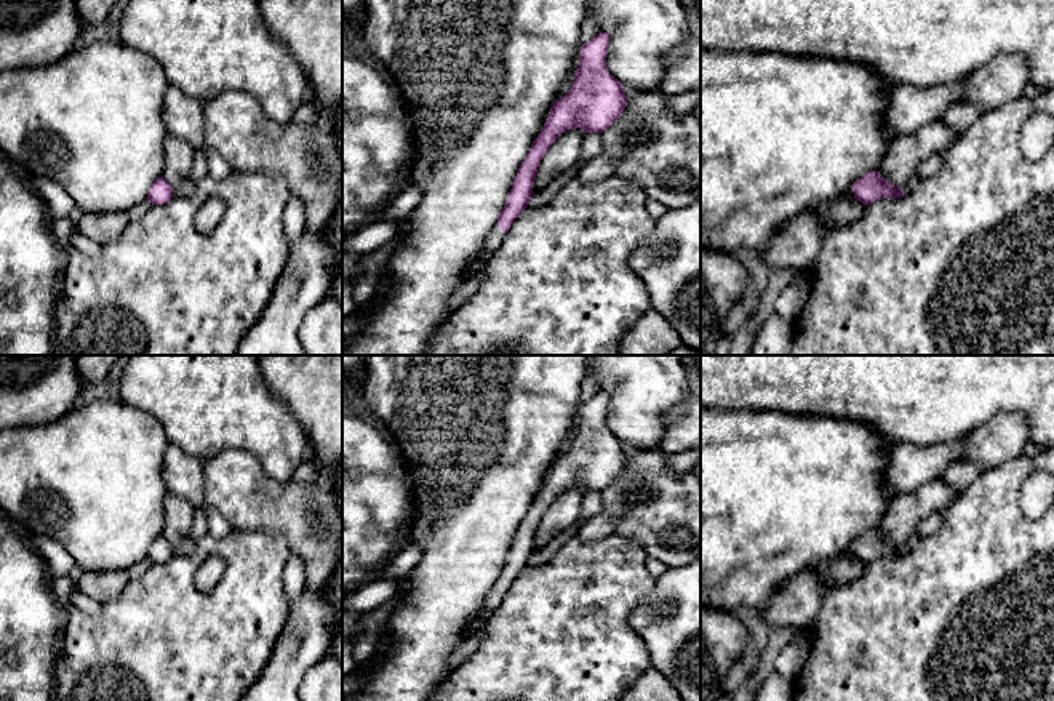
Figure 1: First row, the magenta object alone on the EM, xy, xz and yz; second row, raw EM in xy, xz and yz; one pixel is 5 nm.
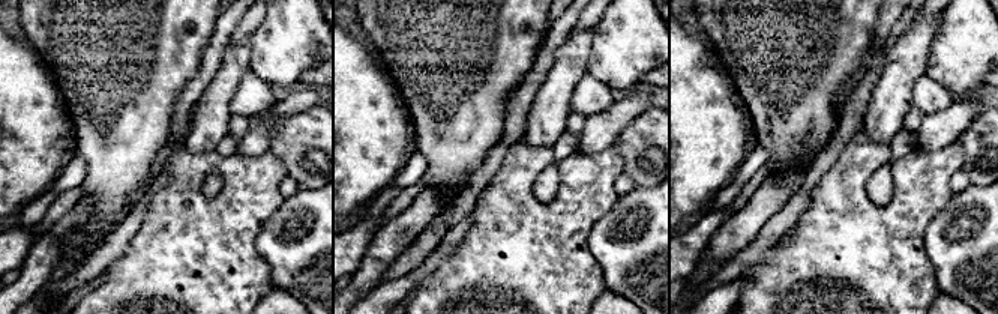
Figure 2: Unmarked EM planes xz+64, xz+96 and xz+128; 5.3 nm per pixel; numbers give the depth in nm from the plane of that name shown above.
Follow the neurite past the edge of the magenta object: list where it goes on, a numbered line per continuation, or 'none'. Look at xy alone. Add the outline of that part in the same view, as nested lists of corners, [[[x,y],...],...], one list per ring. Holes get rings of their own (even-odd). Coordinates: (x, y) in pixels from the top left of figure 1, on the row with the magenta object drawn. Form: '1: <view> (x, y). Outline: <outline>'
none

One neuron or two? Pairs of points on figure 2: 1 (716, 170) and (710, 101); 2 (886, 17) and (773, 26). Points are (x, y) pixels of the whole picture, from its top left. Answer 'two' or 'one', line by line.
1: one
2: two

